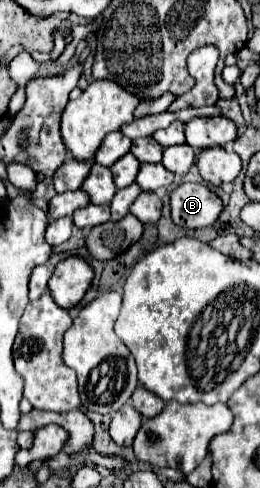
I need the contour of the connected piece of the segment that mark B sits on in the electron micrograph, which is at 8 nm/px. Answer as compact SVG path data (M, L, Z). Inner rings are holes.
M185 182L171 192L171 216L173 222L185 228L205 228L211 226L223 206L215 192L203 184Z

